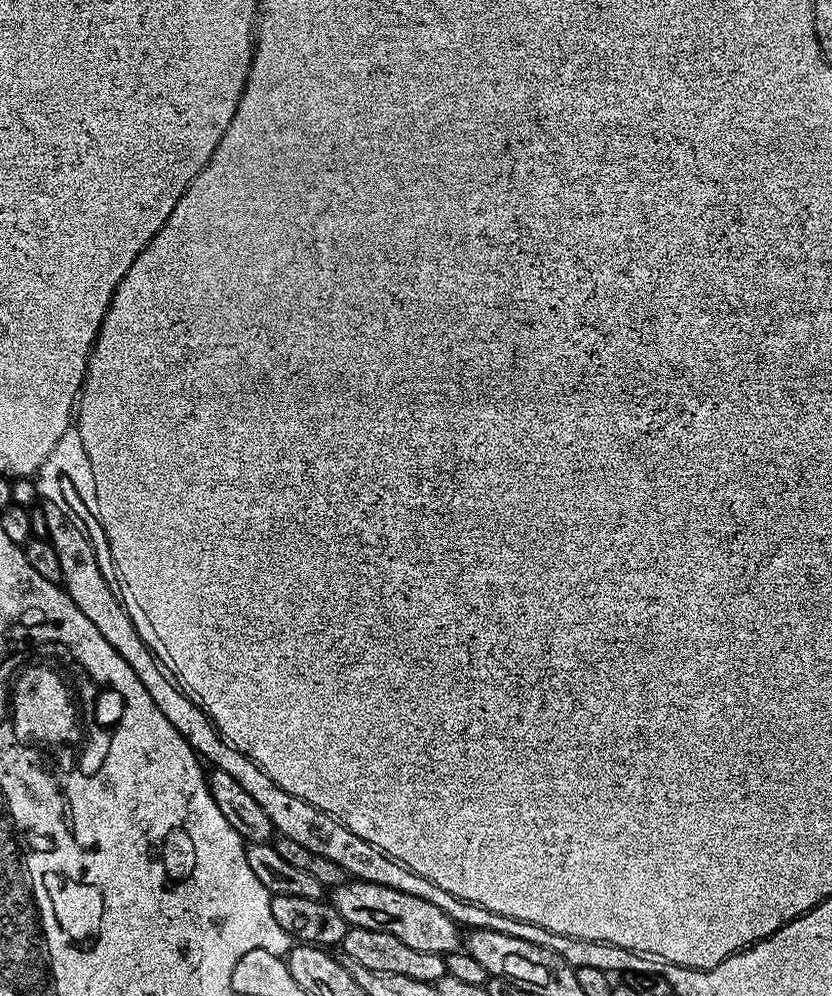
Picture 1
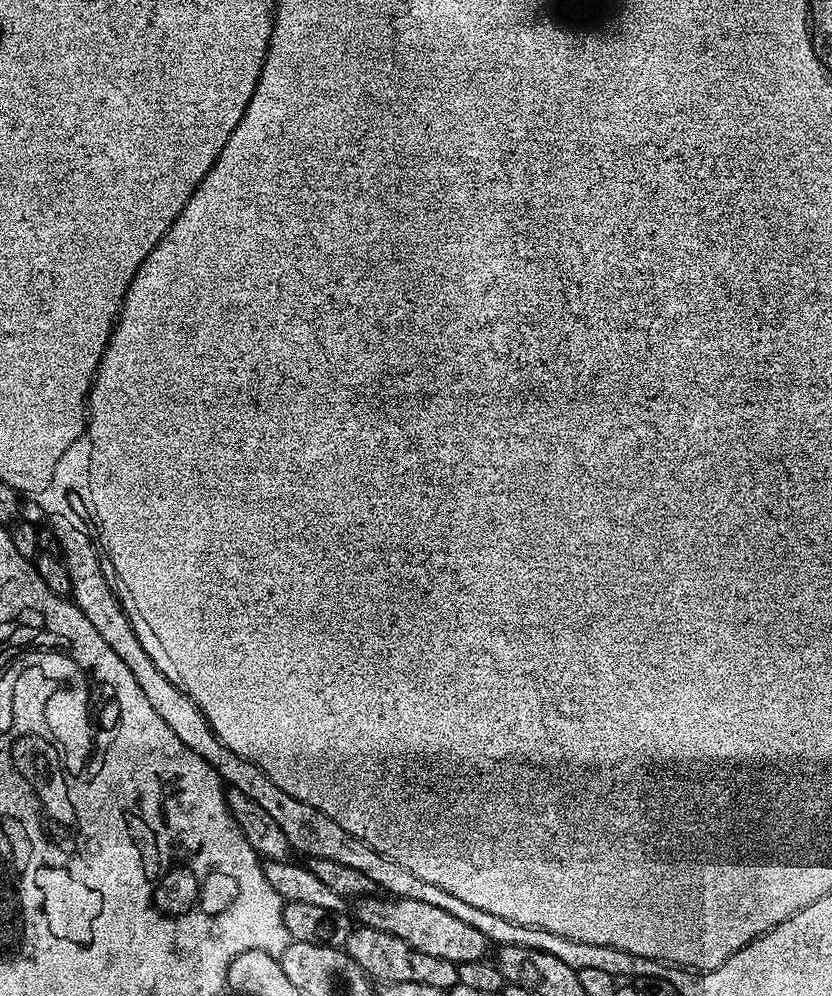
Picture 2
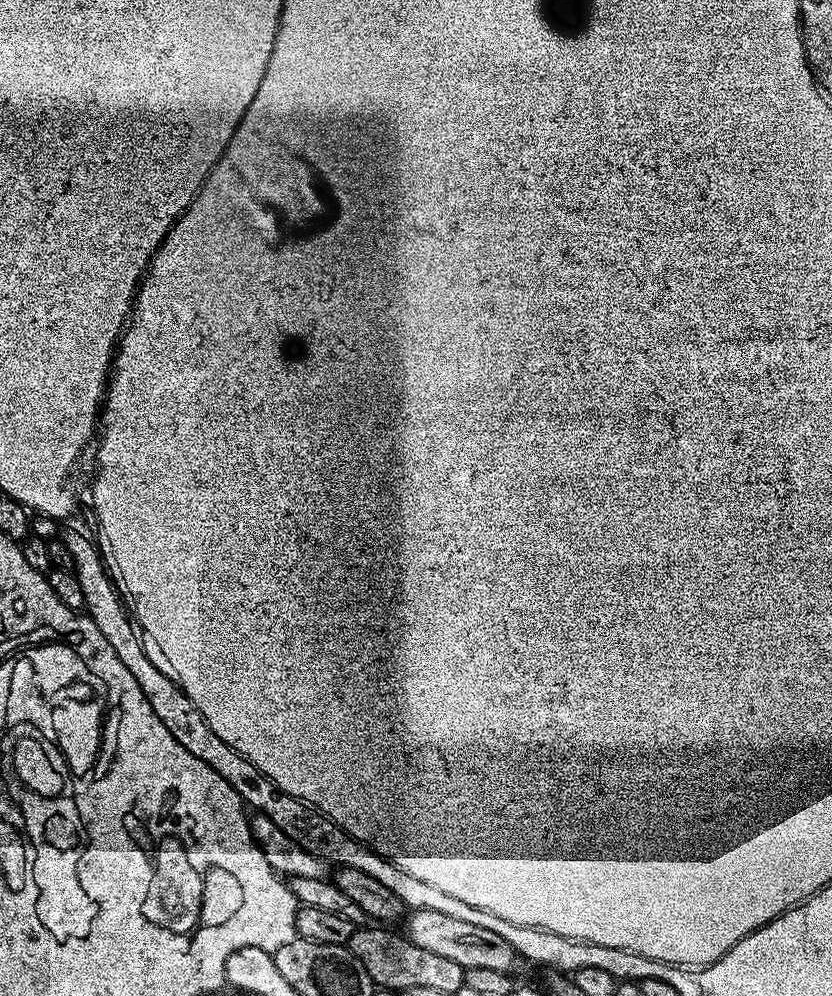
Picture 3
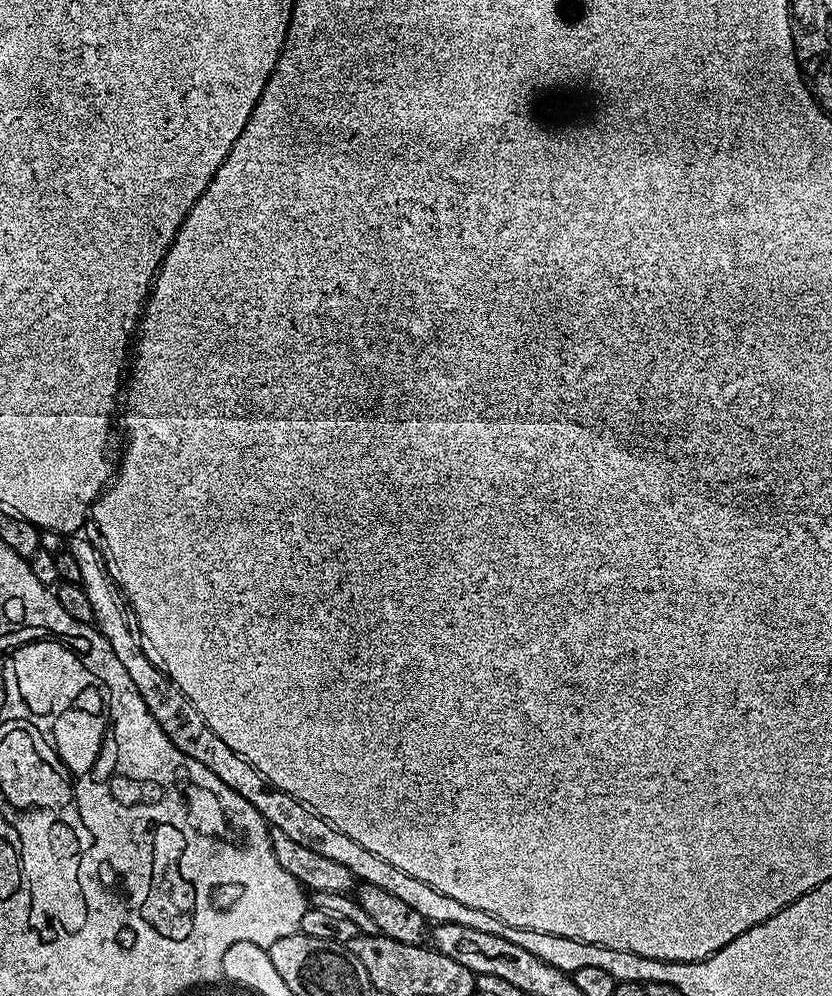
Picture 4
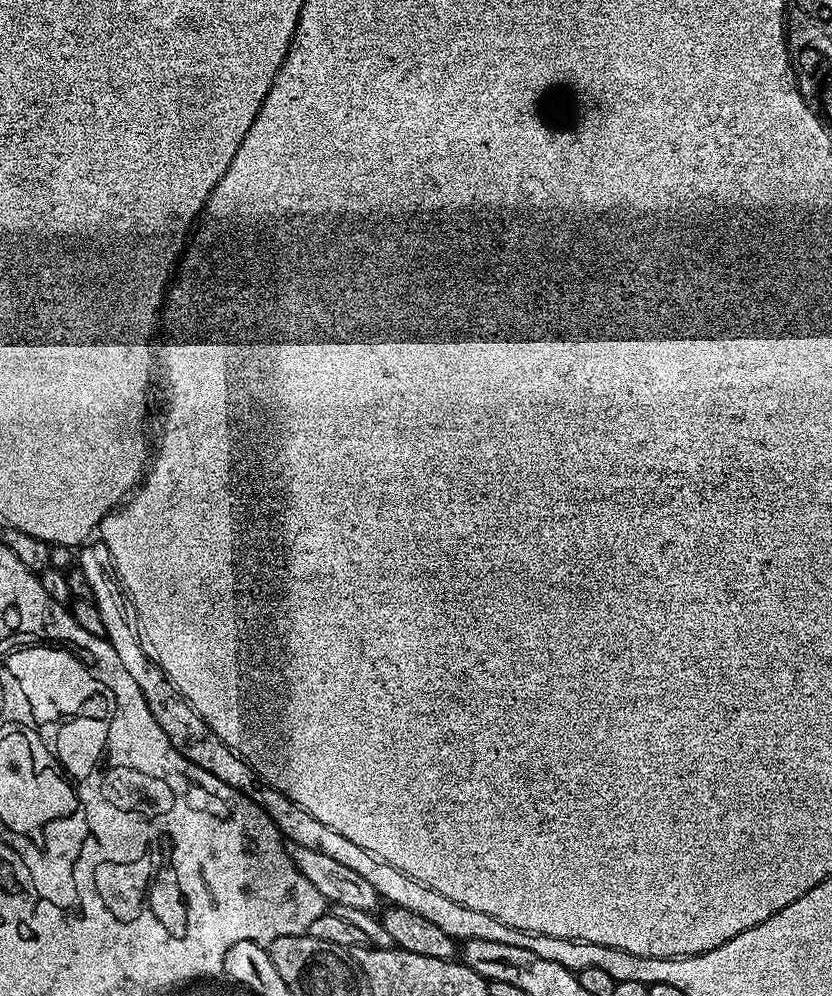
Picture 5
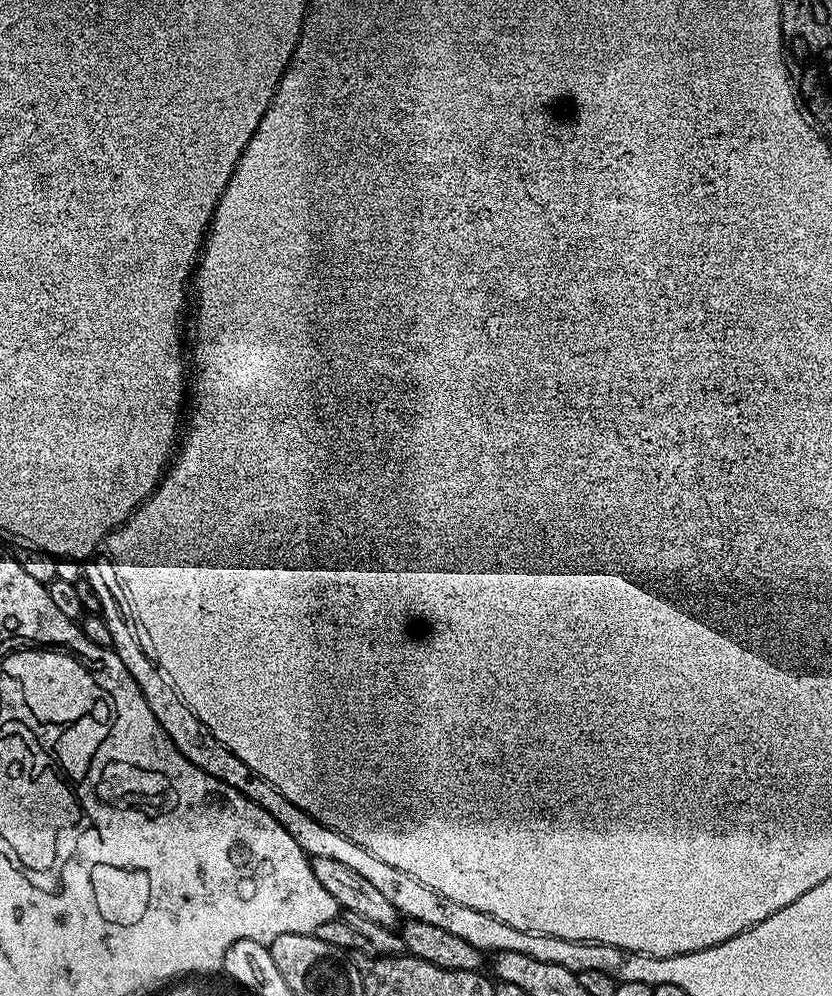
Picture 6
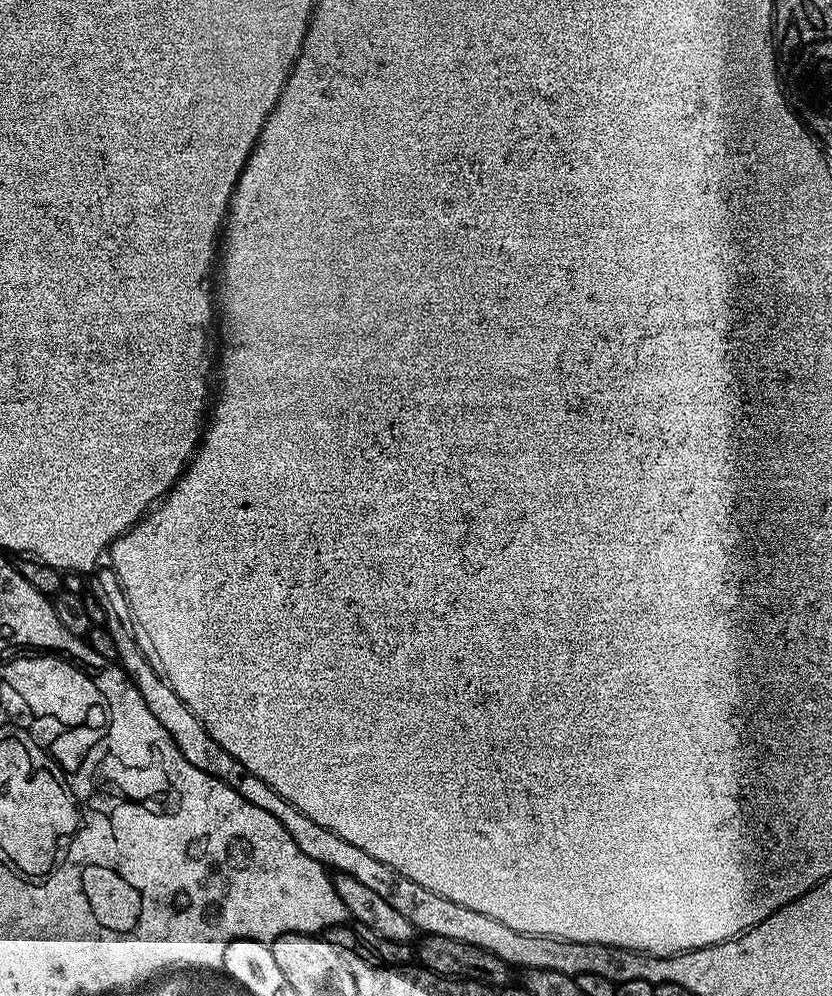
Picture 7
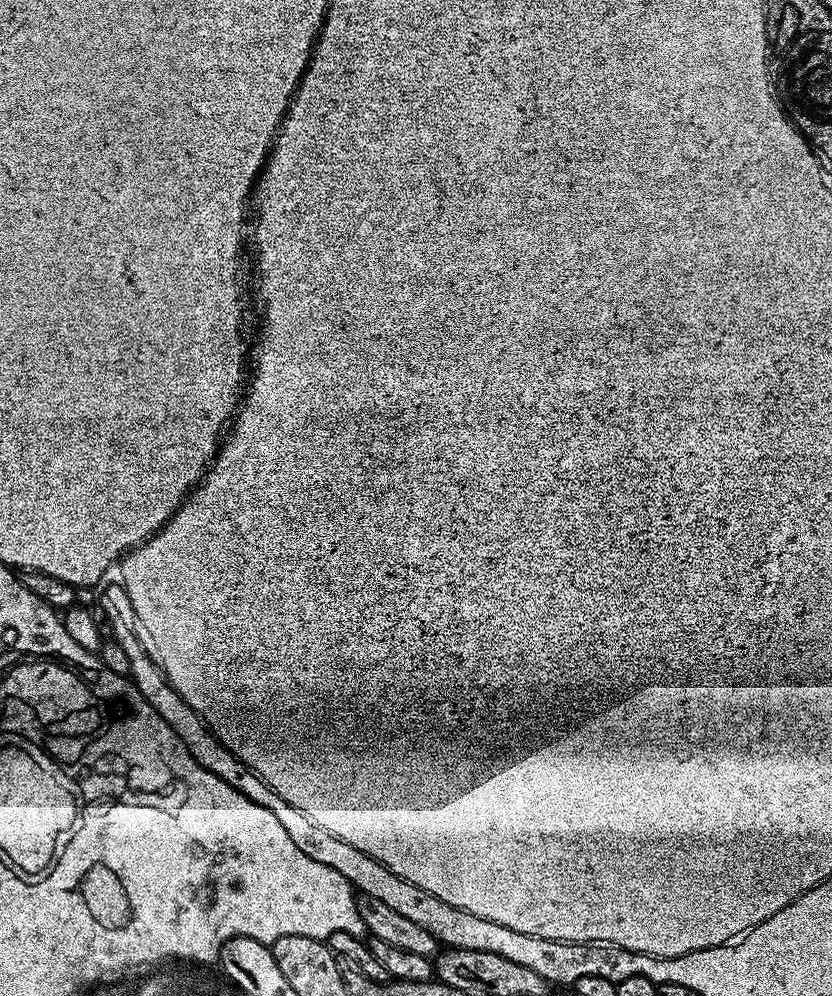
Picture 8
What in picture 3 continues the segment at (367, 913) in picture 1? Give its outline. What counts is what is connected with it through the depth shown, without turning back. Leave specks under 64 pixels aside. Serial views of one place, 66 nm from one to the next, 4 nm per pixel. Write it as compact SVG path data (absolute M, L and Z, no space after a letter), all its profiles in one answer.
M412 910L407 913L407 924L406 935L410 942L414 942L414 946L422 946L422 950L430 950L430 954L438 954L441 958L450 958L465 969L473 967L516 974L522 965L518 950L514 950L506 938L482 926L450 918L450 914L441 914L438 910Z

